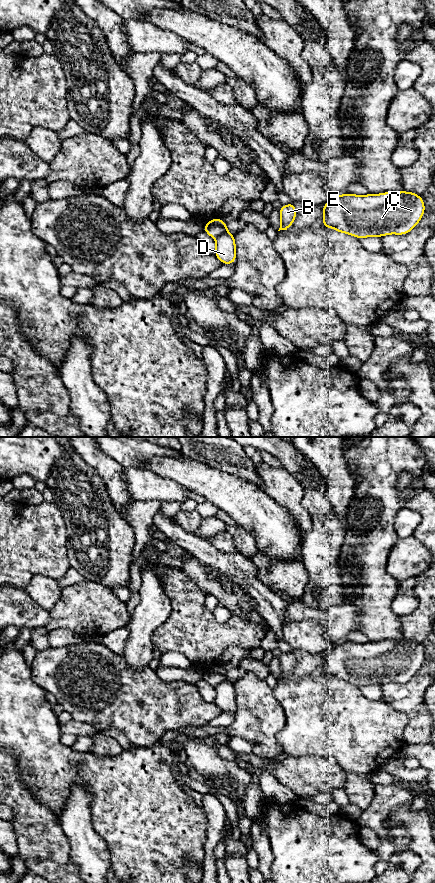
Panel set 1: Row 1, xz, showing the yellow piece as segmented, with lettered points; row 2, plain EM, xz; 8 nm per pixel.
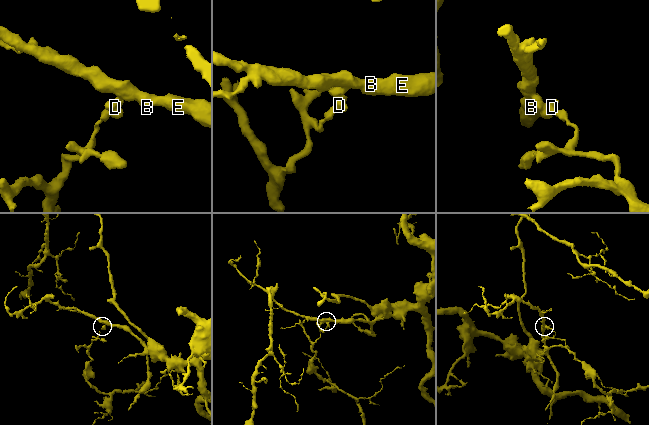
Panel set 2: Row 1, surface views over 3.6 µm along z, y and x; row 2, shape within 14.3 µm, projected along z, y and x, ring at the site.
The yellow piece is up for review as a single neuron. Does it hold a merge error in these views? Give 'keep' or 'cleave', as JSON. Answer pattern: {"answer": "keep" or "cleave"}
{"answer": "cleave"}

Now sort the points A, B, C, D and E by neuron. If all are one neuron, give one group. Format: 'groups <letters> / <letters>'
groups A B C E / D

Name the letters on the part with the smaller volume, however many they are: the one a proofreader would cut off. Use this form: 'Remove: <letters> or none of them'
Remove: D

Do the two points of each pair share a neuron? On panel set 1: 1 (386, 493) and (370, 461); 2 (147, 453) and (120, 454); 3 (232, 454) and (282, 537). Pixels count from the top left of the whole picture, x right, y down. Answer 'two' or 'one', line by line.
1: one
2: one
3: two

